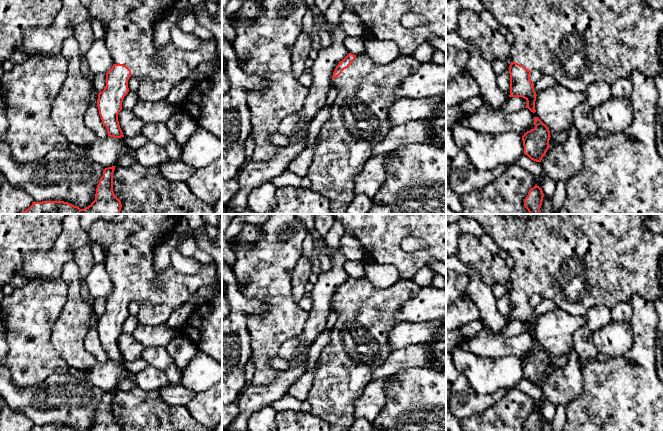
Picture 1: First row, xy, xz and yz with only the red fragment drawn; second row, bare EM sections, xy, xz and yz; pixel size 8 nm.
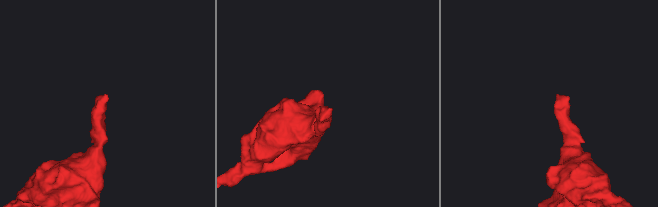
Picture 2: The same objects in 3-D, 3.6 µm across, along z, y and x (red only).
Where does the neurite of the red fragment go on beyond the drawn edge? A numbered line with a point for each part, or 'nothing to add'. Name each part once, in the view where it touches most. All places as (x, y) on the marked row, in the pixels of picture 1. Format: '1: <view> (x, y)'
1: xz (359, 119)

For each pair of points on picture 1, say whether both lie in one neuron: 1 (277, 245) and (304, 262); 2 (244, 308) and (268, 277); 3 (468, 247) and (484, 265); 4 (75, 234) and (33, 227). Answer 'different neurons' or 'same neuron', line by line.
1: different neurons
2: different neurons
3: same neuron
4: different neurons

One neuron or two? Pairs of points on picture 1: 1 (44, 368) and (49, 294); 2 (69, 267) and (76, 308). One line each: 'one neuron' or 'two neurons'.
1: one neuron
2: one neuron

